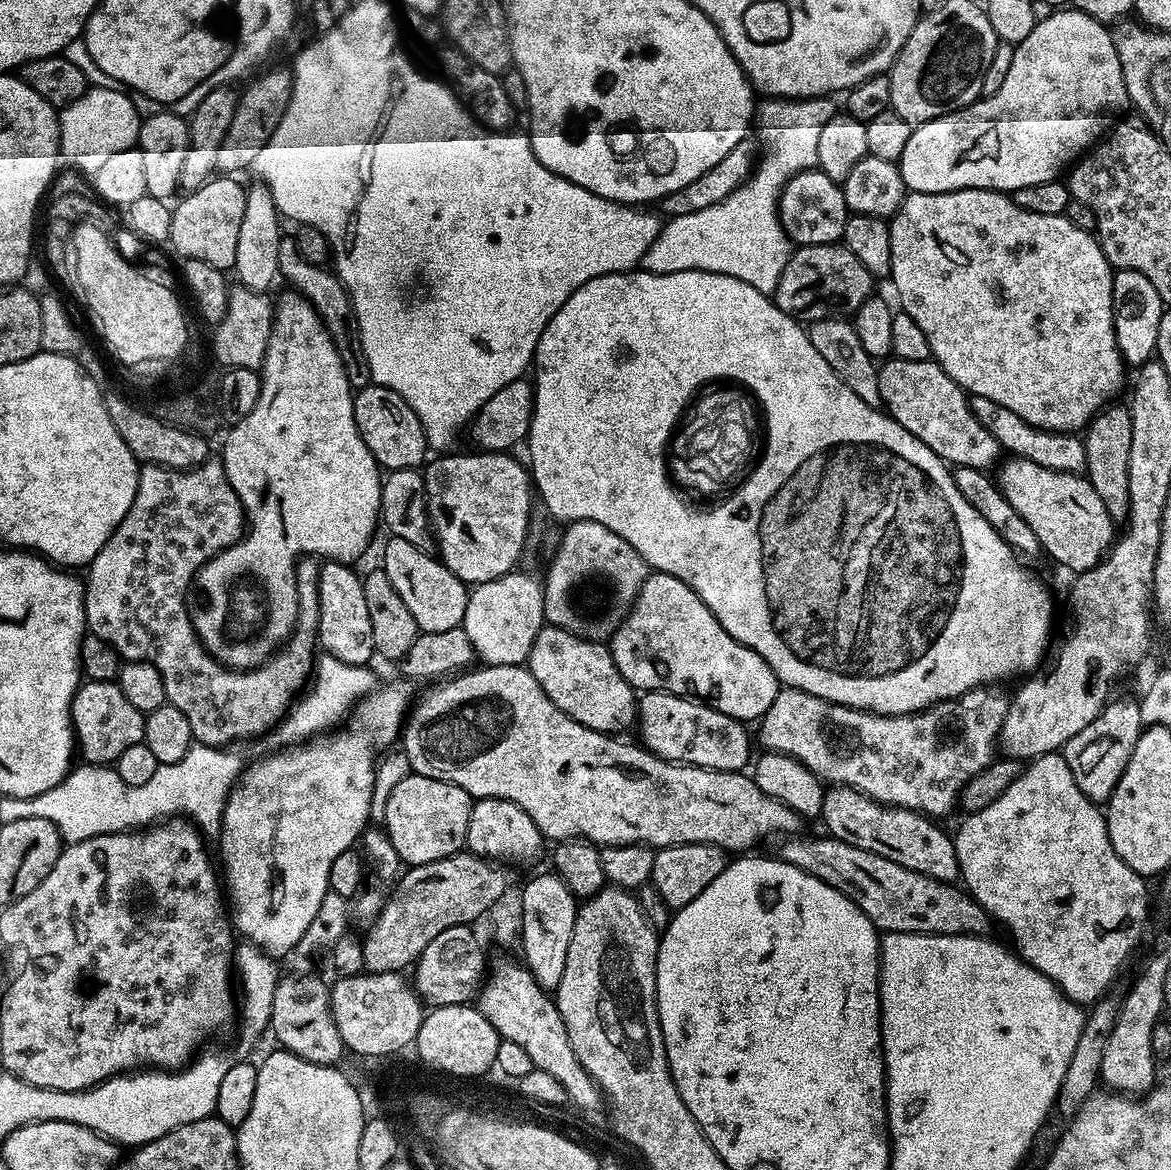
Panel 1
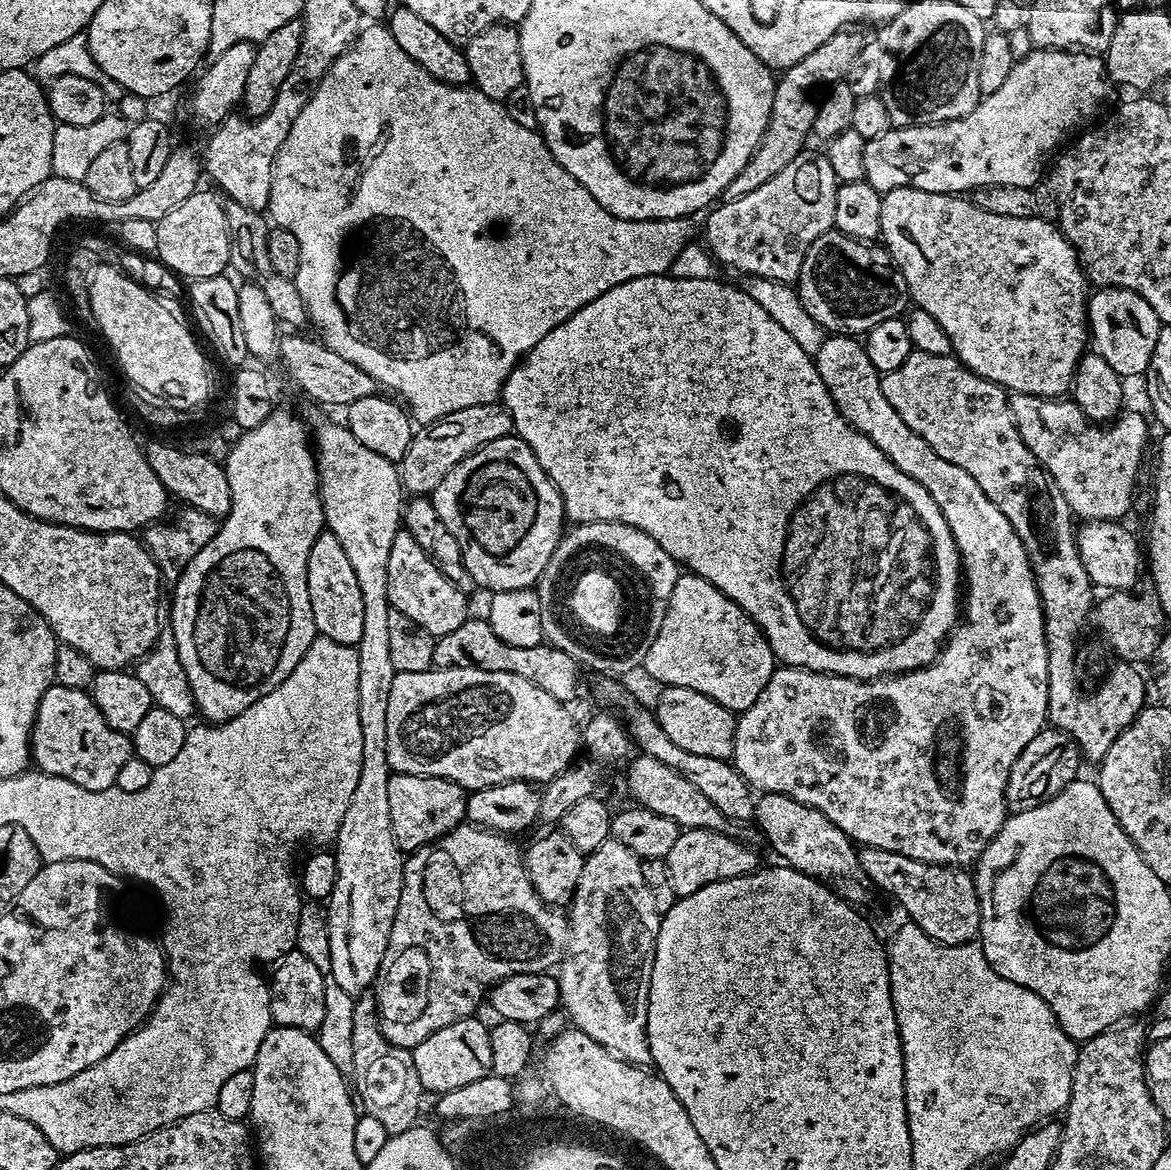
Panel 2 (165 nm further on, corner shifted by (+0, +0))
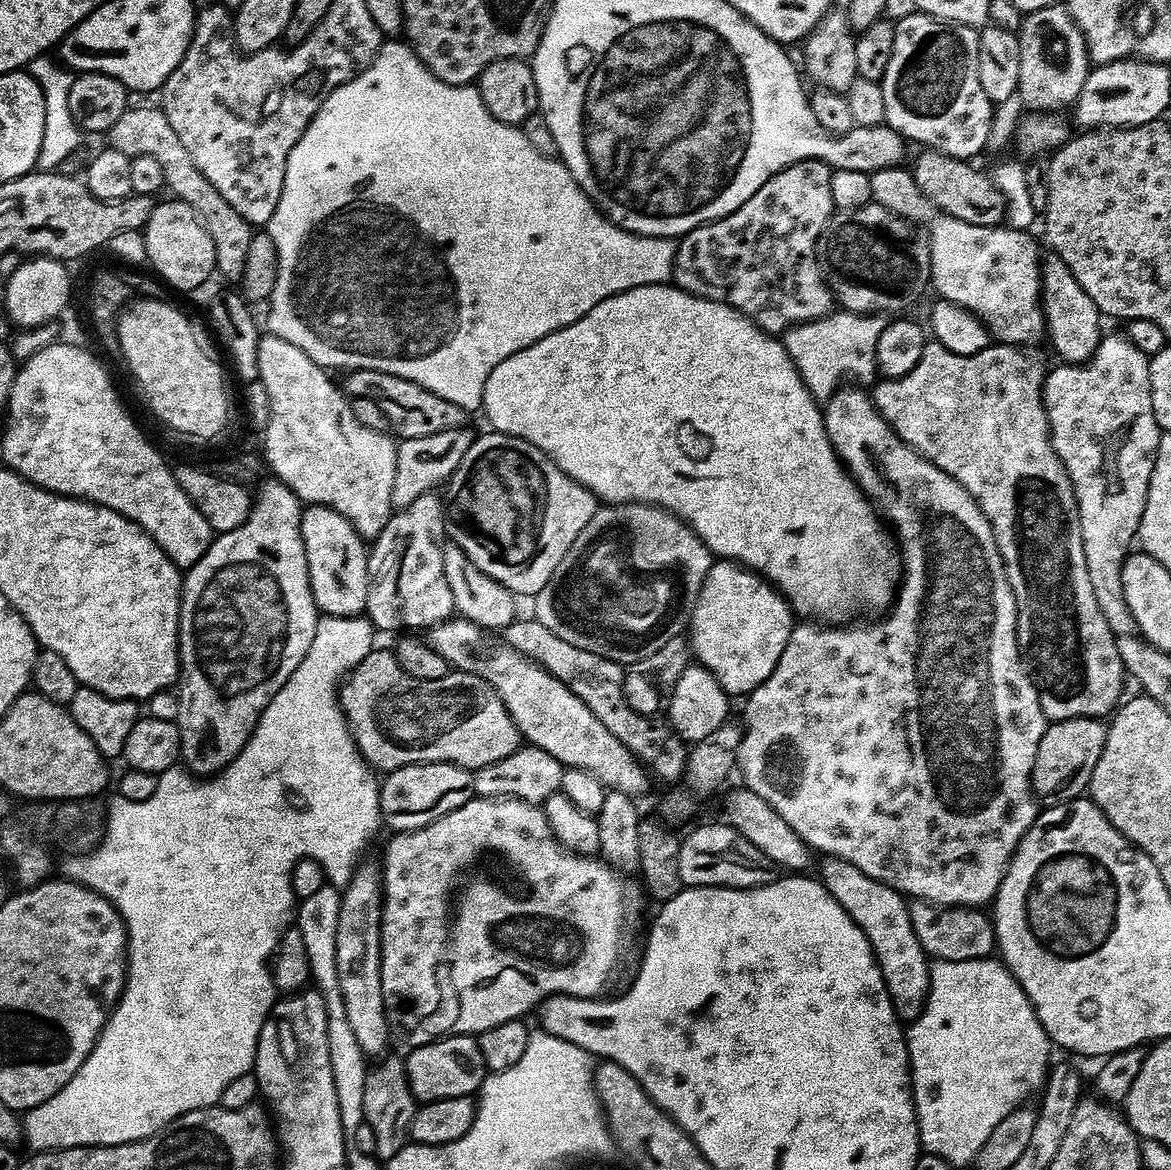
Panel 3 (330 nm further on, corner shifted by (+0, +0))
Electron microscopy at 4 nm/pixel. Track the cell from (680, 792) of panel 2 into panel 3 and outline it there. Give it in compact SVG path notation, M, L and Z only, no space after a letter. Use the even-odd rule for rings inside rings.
M449 618L441 624L435 624L433 628L427 629L426 639L434 650L446 658L446 662L457 672L469 672L478 678L482 678L489 686L496 691L498 698L506 706L510 718L516 724L521 737L531 747L546 750L565 768L581 768L590 774L594 774L603 782L605 789L613 792L621 792L633 798L640 798L640 795L648 788L650 773L639 760L633 756L598 718L592 716L592 712L584 705L582 698L578 698L554 674L550 674L540 664L535 664L530 658L526 658L521 652L514 651L510 645L503 642L487 644L484 641L485 633L474 622L463 618Z

